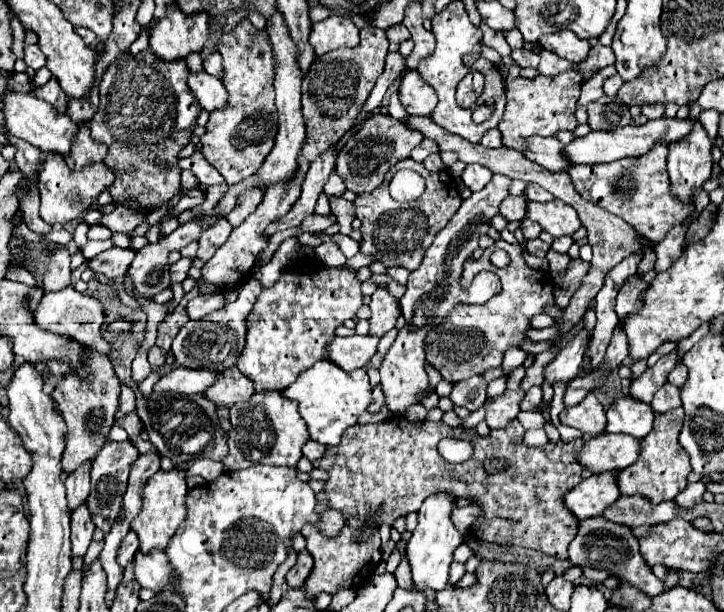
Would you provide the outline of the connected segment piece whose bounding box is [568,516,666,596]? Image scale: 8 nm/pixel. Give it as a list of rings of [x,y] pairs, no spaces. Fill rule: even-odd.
[[[594,516],[594,518],[580,522],[580,530],[570,544],[570,558],[568,560],[576,566],[592,566],[592,568],[606,570],[610,576],[626,578],[630,584],[634,584],[638,590],[642,590],[650,596],[656,596],[666,590],[664,582],[652,574],[650,566],[638,554],[638,540],[630,532],[630,528],[626,528],[622,524],[606,522],[602,516]]]

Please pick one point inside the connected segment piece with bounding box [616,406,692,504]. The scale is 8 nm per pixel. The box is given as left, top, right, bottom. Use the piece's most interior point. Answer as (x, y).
(660, 471)

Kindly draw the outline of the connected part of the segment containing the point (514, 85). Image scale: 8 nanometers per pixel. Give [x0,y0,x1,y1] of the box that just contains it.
[498,70,582,152]

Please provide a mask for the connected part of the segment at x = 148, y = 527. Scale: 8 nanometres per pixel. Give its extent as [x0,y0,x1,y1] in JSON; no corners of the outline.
[130,468,188,552]

